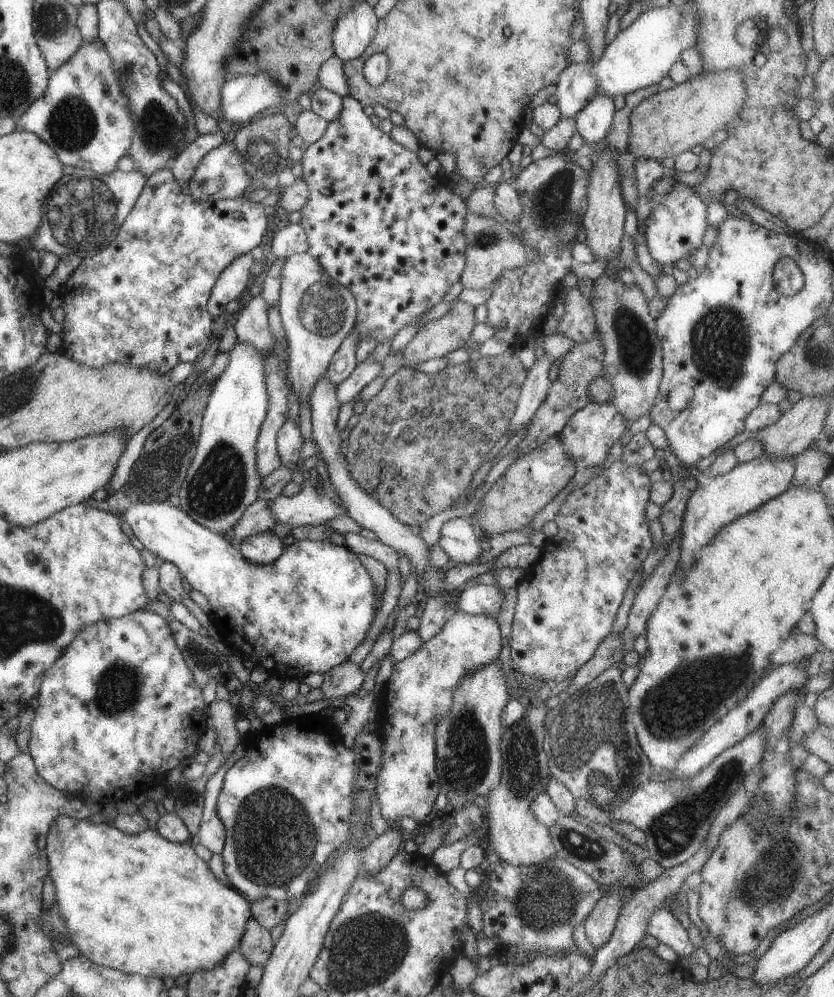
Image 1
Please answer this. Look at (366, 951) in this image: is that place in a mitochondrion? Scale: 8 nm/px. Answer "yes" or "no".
yes

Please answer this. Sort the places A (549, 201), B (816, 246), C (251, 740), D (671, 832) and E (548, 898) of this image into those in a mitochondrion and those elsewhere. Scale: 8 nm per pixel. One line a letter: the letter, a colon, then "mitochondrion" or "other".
A: mitochondrion
B: other
C: other
D: mitochondrion
E: mitochondrion

